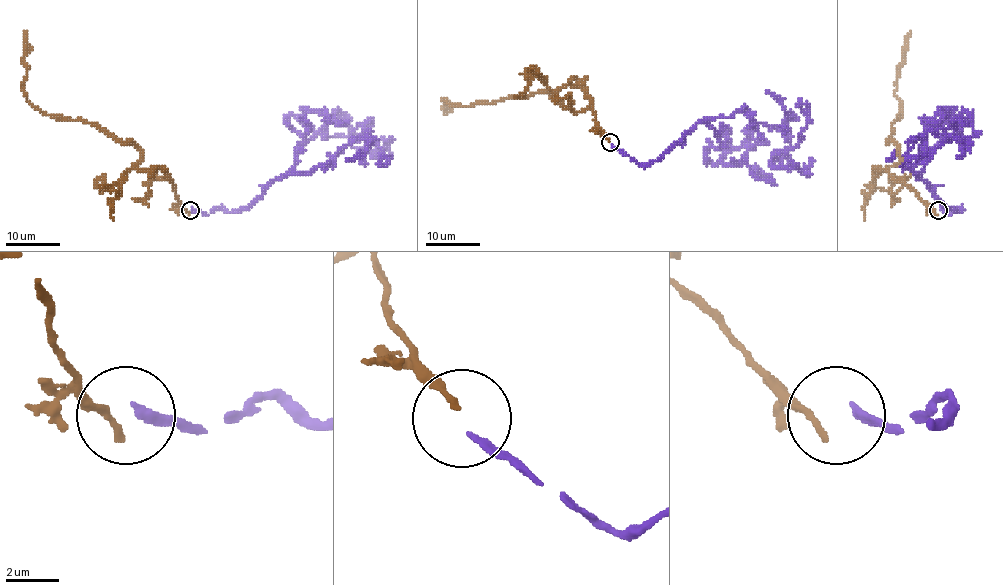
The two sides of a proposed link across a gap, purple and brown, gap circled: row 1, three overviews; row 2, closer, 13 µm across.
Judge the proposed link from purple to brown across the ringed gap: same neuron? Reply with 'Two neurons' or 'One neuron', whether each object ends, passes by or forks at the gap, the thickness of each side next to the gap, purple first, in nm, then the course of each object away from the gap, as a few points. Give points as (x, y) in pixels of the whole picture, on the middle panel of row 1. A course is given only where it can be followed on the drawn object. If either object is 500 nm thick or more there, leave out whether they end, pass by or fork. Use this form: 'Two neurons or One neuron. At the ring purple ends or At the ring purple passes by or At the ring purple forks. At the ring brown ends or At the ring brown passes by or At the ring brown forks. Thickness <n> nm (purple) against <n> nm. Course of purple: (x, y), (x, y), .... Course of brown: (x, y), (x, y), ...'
Two neurons. At the ring purple ends. At the ring brown ends. Thickness 260 nm (purple) against 280 nm. Course of purple: (611, 145), (641, 165), (653, 162), (699, 122), (742, 111), (789, 133), (772, 165), (806, 169), (812, 158). Course of brown: (608, 139), (589, 95), (576, 85), (556, 93), (561, 103), (539, 91), (461, 106), (445, 99), (446, 114)

